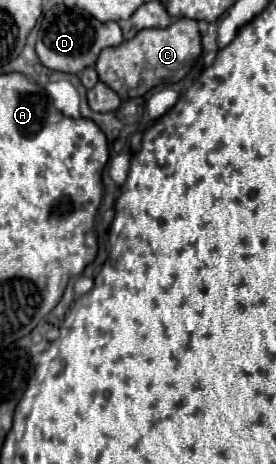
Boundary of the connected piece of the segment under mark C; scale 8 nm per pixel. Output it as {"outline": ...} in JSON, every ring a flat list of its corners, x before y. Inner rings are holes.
{"outline":[[176,19,170,23,166,29,142,29,136,33,134,39,120,43,118,47,108,47,100,53,100,59,96,63,96,73,102,83,106,83,110,89,114,89,122,99,130,97,142,97,150,89,164,85,164,83,178,83,192,67,192,63,200,55,200,33,198,33,198,23,194,19]]}

